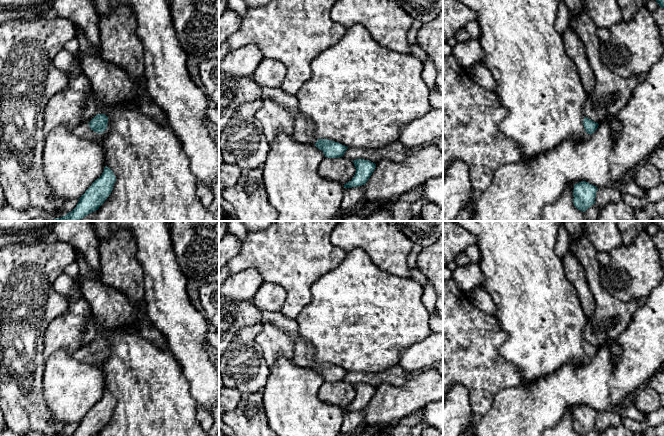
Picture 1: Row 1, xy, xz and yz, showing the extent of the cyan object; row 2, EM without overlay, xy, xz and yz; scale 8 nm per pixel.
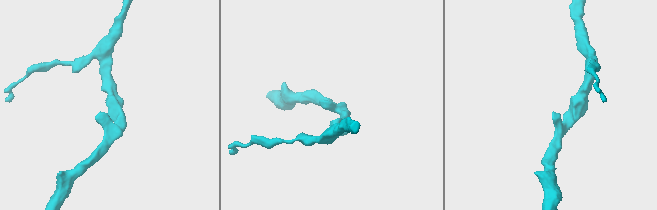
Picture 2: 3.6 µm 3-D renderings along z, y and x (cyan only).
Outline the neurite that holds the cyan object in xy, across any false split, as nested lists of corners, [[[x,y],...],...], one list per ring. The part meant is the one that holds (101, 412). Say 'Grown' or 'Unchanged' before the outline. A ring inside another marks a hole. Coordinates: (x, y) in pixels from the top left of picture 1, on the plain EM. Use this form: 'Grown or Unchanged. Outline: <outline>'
Unchanged. Outline: [[[105,390],[102,399],[79,422],[79,426],[71,436],[94,436],[105,426],[113,414],[116,400]]]

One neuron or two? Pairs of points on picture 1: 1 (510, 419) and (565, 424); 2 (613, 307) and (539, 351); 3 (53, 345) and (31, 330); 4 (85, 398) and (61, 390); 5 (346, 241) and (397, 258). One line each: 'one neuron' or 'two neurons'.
1: two neurons
2: two neurons
3: two neurons
4: one neuron
5: one neuron

